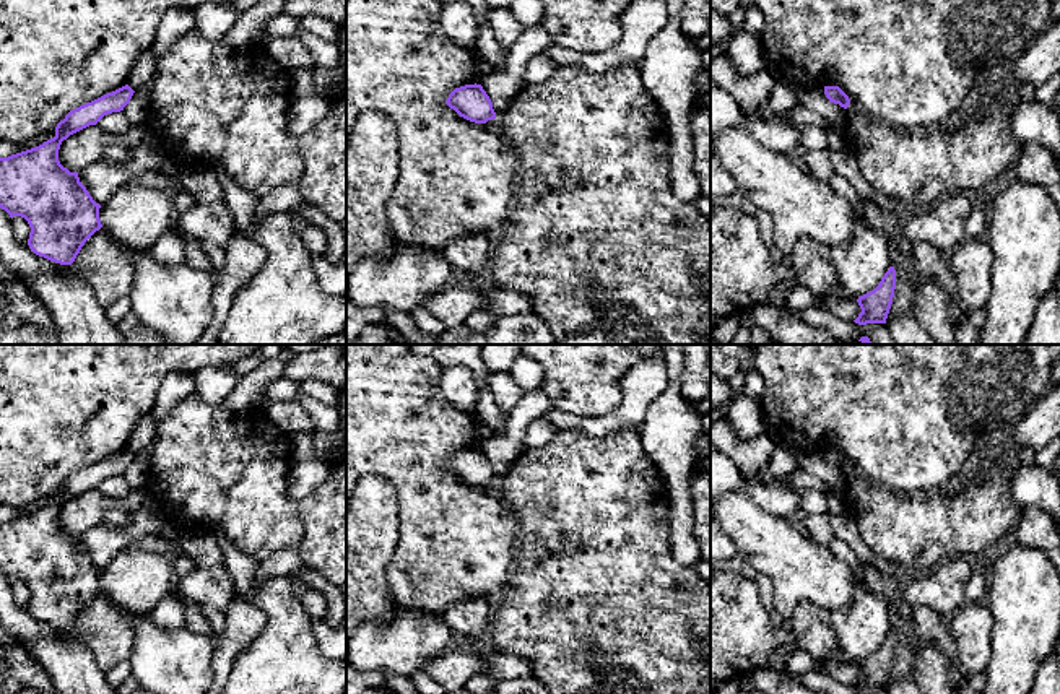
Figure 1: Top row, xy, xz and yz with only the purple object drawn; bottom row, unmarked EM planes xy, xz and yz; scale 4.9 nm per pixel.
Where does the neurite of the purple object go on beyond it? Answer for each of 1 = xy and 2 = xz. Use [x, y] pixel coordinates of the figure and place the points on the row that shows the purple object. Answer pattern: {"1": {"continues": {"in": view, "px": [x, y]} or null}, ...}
{"1": {"continues": null}, "2": {"continues": null}}

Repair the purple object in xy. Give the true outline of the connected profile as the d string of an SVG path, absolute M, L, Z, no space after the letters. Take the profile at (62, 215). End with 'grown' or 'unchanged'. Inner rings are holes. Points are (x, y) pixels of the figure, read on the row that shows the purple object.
M125 85L91 102L70 111L55 127L55 137L42 145L0 158L0 208L10 218L21 216L31 232L28 245L31 252L60 265L72 265L85 242L102 228L99 219L101 205L93 200L80 182L78 172L70 172L59 161L59 150L70 135L96 125L104 115L120 112L130 102L133 89Z; unchanged

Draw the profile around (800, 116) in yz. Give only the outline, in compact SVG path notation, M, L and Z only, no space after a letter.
M798 104L793 109L787 111L785 114L775 115L769 120L787 120L787 122L792 122L793 125L798 125L798 127L816 125L826 132L836 130L839 133L845 133L847 112L844 112L836 120L828 120L823 115Z

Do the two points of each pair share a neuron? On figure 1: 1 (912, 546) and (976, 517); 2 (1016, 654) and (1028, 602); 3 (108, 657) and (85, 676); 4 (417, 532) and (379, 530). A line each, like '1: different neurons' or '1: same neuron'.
1: same neuron
2: same neuron
3: different neurons
4: different neurons

